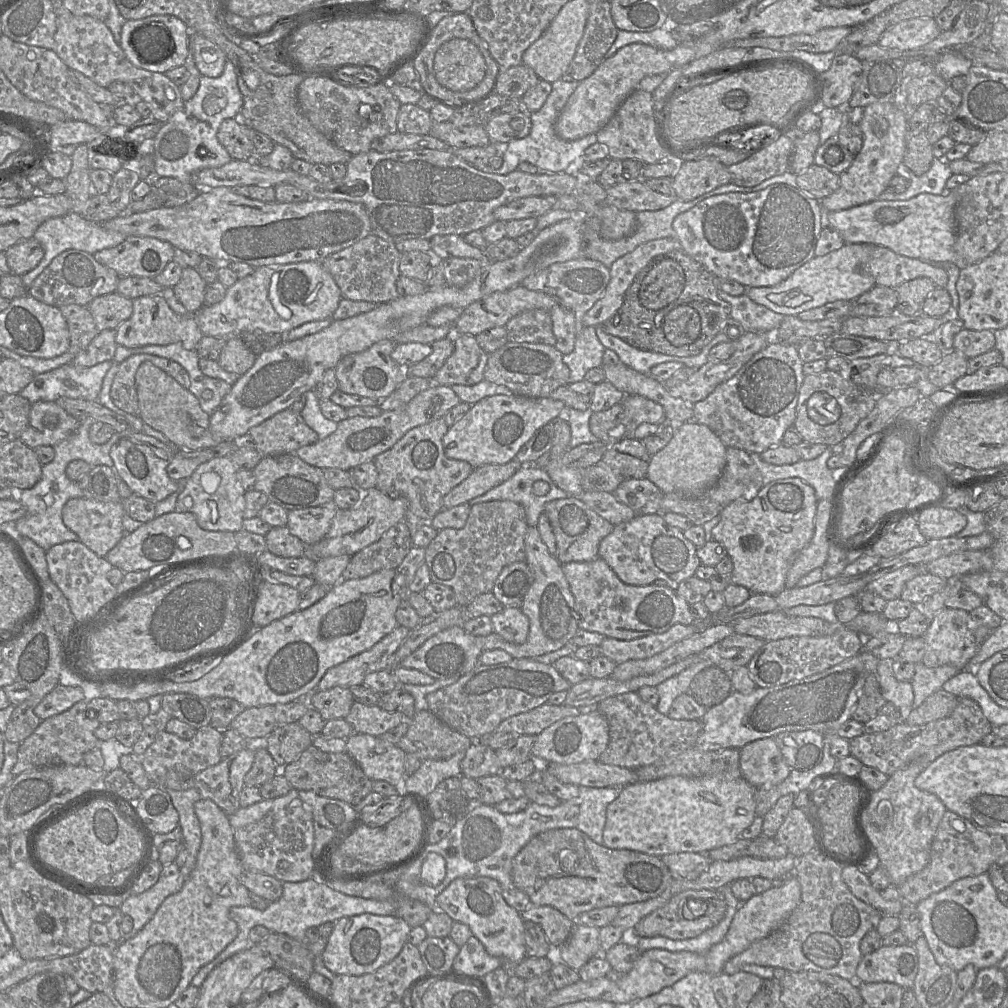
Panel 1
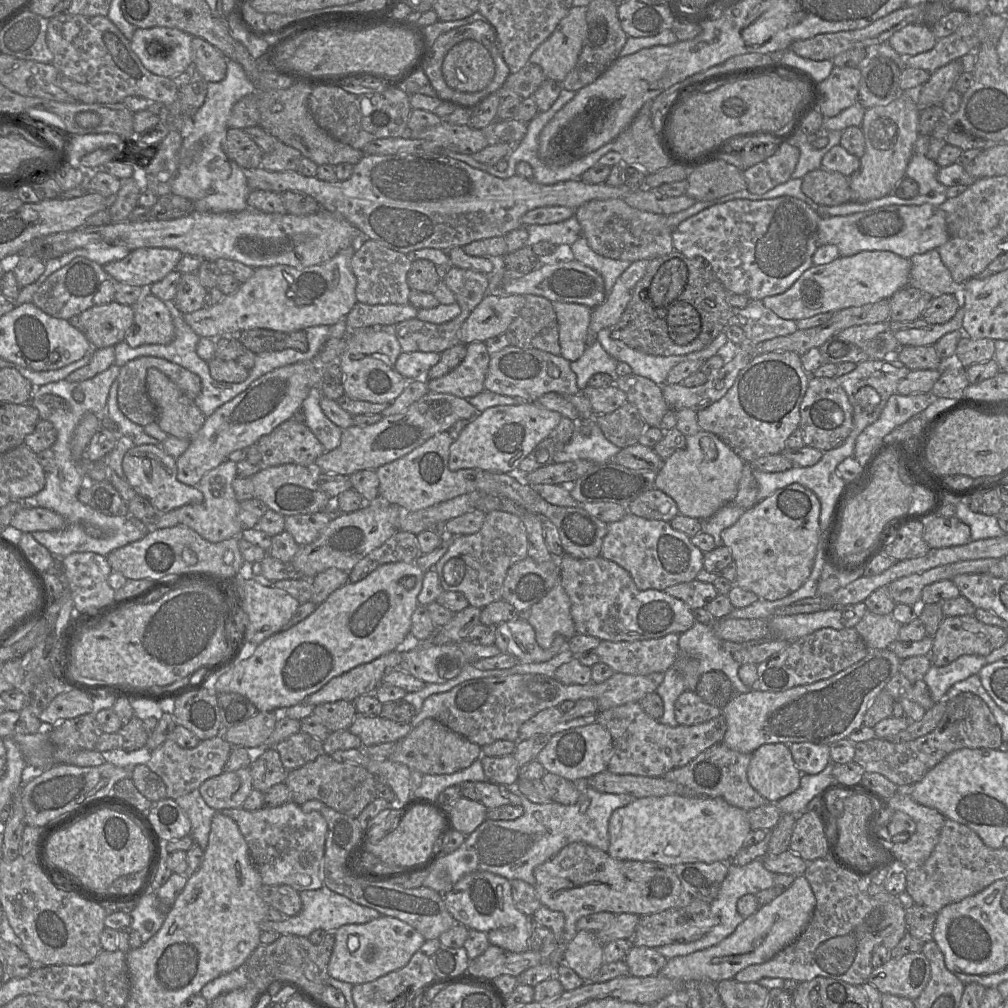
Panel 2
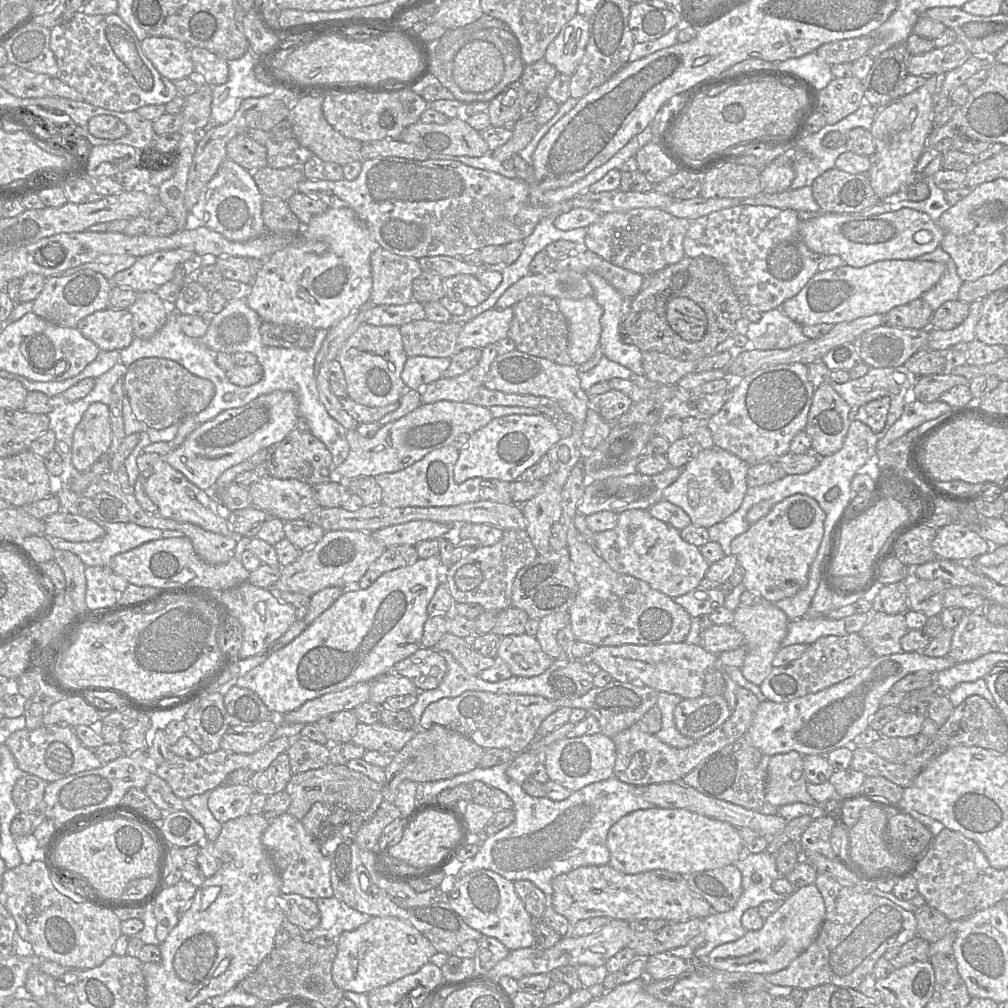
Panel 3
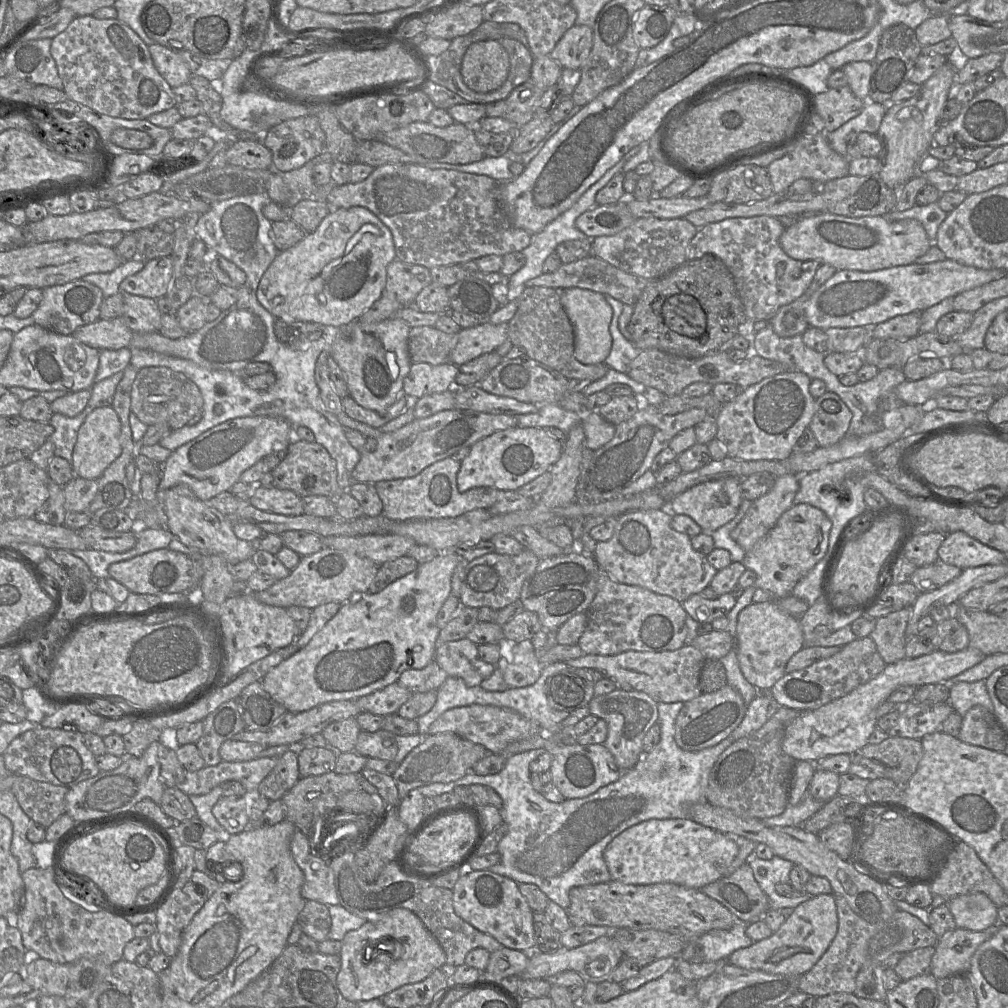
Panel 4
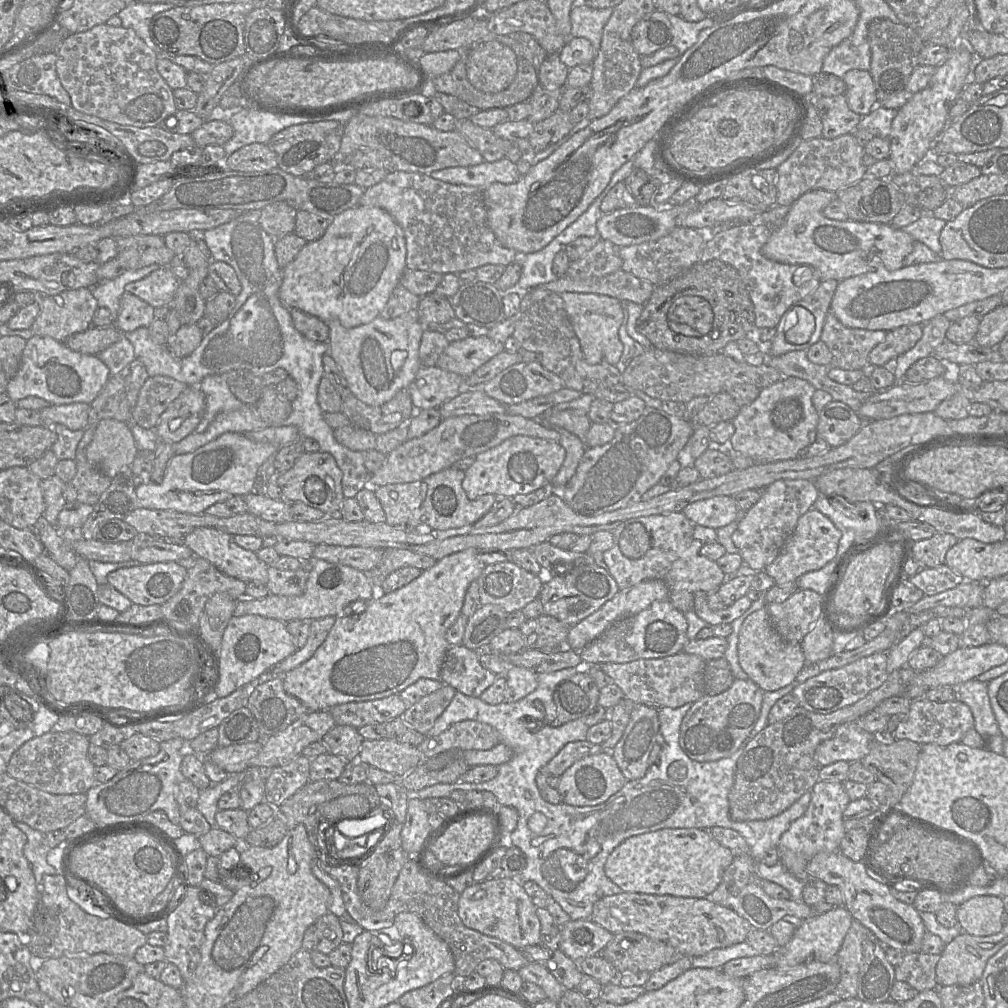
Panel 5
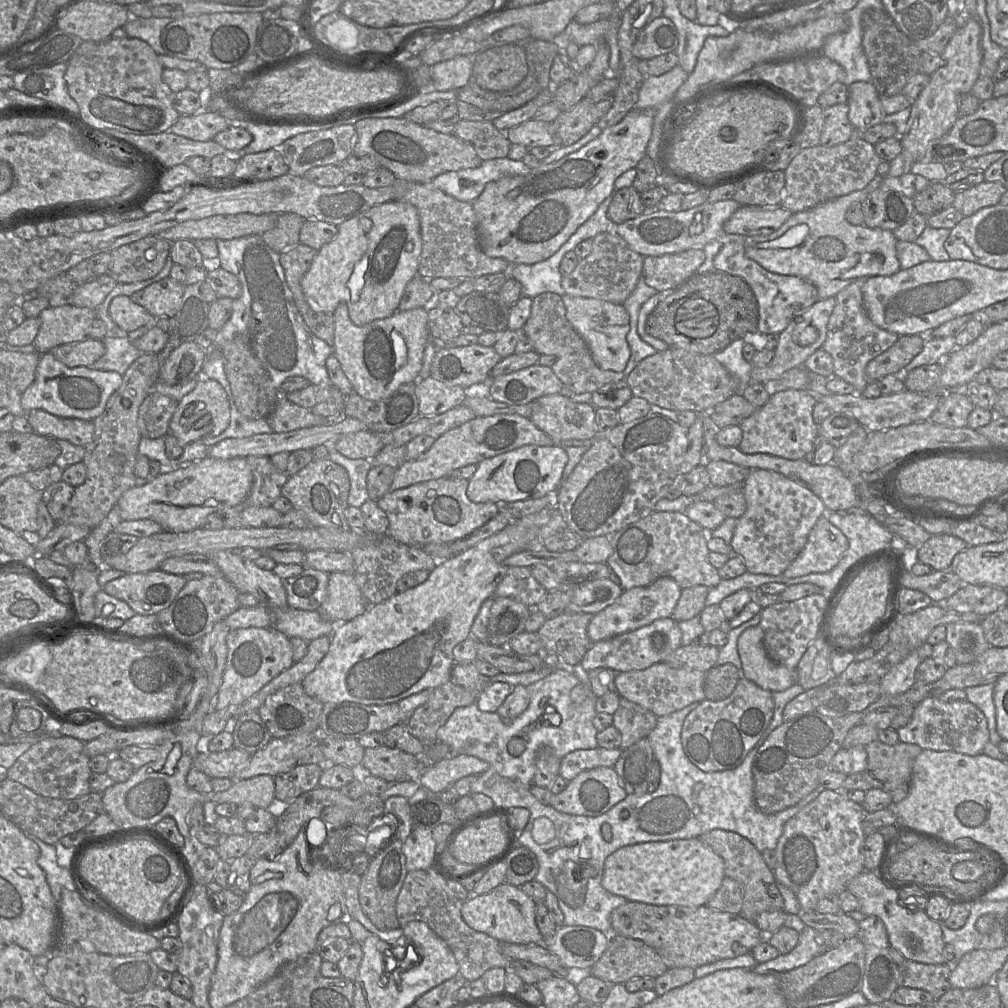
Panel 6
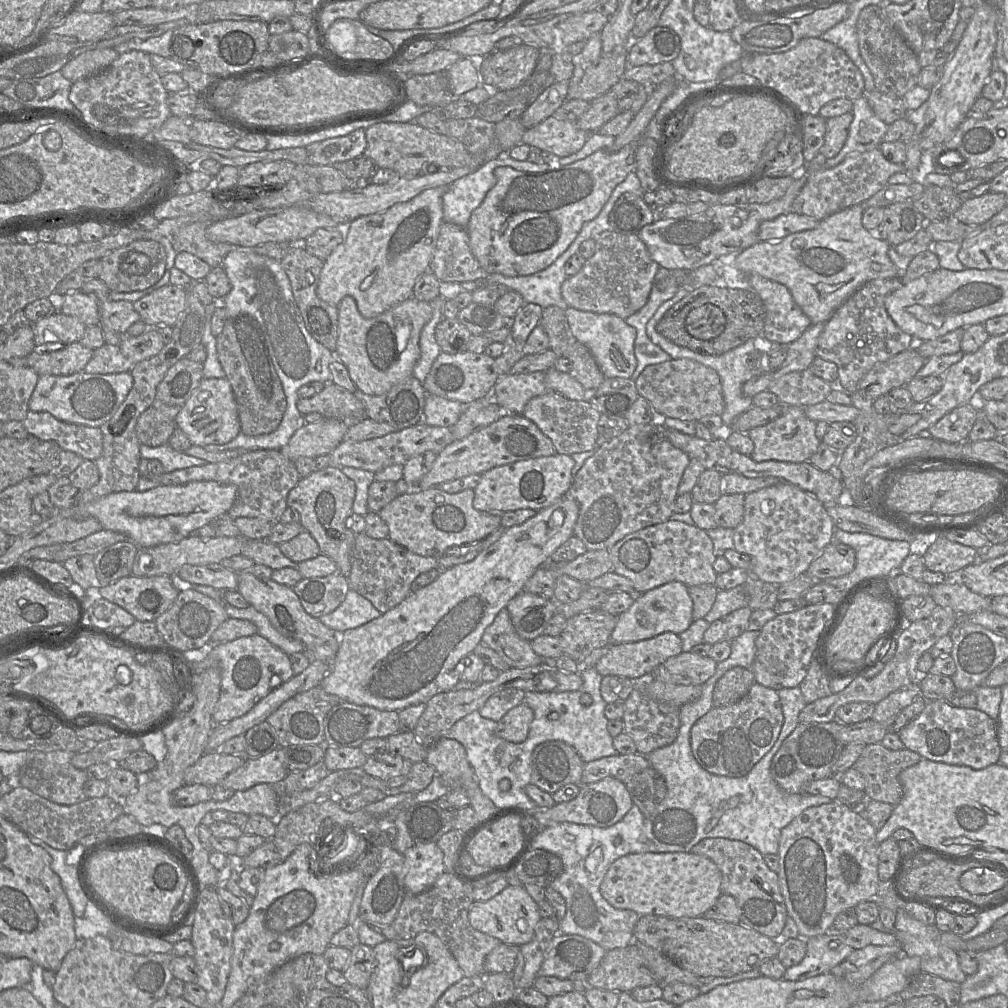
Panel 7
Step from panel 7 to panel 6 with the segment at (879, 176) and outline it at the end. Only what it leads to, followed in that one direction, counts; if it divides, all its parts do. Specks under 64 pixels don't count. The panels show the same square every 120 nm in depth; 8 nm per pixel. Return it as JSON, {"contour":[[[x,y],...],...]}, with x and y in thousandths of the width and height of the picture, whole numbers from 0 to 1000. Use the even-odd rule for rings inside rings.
{"contour":[[[850,131],[835,143],[827,145],[813,143],[795,148],[778,169],[779,185],[775,204],[789,211],[856,188],[870,175],[875,159],[868,151],[867,144],[858,140]]]}

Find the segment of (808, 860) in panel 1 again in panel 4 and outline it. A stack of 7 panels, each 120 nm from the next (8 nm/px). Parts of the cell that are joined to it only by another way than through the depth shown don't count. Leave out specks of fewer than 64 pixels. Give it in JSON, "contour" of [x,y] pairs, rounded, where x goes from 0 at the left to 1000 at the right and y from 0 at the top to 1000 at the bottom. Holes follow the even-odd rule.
{"contour":[[[826,888],[831,908],[830,927],[812,954],[793,970],[793,983],[803,988],[846,985],[850,966],[857,958],[875,956],[888,944],[897,946],[911,940],[929,939],[932,934],[924,921],[899,904],[891,902],[878,917],[864,917],[846,905],[837,890]]]}

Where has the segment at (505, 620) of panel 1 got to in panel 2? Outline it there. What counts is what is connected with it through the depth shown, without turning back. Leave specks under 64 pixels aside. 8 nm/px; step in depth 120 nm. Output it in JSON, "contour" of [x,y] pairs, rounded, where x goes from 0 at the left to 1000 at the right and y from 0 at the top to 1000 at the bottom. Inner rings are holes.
{"contour":[[[515,612],[492,621],[491,640],[497,648],[508,651],[512,658],[536,658],[563,643],[563,635],[553,630],[545,644],[538,644],[532,637],[528,621]]]}

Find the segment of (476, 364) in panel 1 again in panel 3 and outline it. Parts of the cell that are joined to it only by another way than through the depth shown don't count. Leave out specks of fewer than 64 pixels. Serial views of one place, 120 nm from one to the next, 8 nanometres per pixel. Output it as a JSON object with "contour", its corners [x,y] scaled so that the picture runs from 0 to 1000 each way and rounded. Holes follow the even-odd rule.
{"contour":[[[485,341],[478,346],[475,360],[462,370],[450,374],[438,374],[424,381],[418,386],[418,401],[435,398],[461,399],[470,387],[479,383],[480,377],[488,360],[494,353],[491,341]]]}

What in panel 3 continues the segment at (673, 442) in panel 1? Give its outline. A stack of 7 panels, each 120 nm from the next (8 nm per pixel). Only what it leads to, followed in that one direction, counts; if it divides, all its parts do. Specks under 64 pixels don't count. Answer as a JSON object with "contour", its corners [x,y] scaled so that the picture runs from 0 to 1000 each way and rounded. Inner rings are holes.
{"contour":[[[713,443],[696,445],[676,465],[673,475],[658,487],[658,495],[678,505],[688,521],[702,525],[733,505],[742,485],[742,464],[739,457]]]}

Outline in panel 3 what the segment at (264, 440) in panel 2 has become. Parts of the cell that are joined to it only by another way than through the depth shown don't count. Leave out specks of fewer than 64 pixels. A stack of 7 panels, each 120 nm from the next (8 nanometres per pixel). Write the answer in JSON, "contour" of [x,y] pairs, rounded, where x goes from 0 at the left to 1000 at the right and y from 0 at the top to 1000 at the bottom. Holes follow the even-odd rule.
{"contour":[[[295,425],[287,429],[282,436],[267,442],[264,459],[269,472],[277,475],[294,475],[307,481],[337,476],[332,472],[329,451],[315,435],[308,428],[299,428]]]}

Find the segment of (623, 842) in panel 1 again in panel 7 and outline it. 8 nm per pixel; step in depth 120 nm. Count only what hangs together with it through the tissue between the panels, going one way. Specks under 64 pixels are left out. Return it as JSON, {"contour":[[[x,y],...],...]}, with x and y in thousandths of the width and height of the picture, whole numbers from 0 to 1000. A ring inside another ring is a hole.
{"contour":[[[686,844],[631,846],[606,857],[595,877],[595,886],[609,901],[627,903],[635,909],[693,910],[709,898],[716,886],[715,875],[711,858]]]}

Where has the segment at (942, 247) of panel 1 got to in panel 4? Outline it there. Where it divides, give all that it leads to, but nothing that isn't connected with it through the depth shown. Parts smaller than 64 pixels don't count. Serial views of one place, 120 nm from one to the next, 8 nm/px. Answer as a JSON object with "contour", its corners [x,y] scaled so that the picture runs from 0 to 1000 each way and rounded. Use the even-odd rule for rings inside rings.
{"contour":[[[823,210],[794,214],[789,222],[779,226],[773,241],[787,257],[808,258],[830,268],[855,270],[905,262],[927,242],[915,222],[907,217],[886,218],[875,214],[845,216]]]}

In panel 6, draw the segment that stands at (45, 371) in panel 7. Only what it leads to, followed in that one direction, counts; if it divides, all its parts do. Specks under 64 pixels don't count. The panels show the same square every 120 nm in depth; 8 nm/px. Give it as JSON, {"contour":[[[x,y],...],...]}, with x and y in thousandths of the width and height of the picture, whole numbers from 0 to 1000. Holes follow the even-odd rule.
{"contour":[[[86,334],[80,338],[62,341],[49,349],[66,364],[90,364],[104,350],[101,337]]]}

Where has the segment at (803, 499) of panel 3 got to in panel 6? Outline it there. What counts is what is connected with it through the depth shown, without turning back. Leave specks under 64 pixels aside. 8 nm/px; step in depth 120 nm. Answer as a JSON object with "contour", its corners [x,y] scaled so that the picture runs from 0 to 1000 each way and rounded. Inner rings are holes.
{"contour":[[[818,510],[812,515],[797,546],[776,571],[784,574],[805,568],[821,567],[833,558],[841,542],[839,532]]]}

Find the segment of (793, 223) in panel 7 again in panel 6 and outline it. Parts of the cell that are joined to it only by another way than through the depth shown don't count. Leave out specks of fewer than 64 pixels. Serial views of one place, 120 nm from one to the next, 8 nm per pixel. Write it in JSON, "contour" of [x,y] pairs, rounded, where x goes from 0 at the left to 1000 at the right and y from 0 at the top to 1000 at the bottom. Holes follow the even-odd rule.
{"contour":[[[735,203],[718,221],[722,233],[747,235],[764,233],[787,211],[776,204]]]}

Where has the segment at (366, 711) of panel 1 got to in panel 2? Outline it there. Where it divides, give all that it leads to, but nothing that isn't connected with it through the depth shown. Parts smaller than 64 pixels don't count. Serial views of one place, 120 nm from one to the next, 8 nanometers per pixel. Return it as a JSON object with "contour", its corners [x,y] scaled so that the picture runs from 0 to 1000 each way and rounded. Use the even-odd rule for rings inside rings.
{"contour":[[[353,707],[346,725],[359,735],[360,741],[384,736],[395,736],[409,723],[407,717],[396,717],[378,710]]]}

